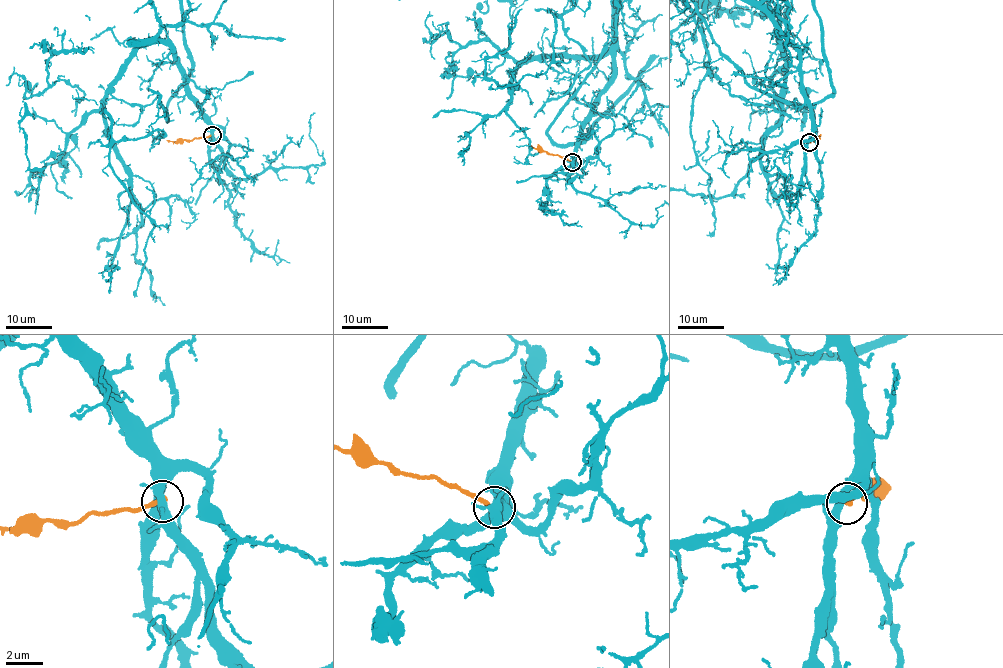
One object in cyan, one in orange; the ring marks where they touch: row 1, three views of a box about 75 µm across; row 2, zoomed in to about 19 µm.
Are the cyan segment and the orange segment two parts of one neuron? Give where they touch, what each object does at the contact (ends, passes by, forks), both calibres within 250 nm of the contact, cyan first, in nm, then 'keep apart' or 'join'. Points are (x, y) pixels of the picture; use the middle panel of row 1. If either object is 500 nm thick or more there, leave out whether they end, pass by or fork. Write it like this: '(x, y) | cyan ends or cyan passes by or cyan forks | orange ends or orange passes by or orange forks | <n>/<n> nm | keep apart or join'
(572, 162) | cyan forks | orange ends | 320/280 nm | keep apart

